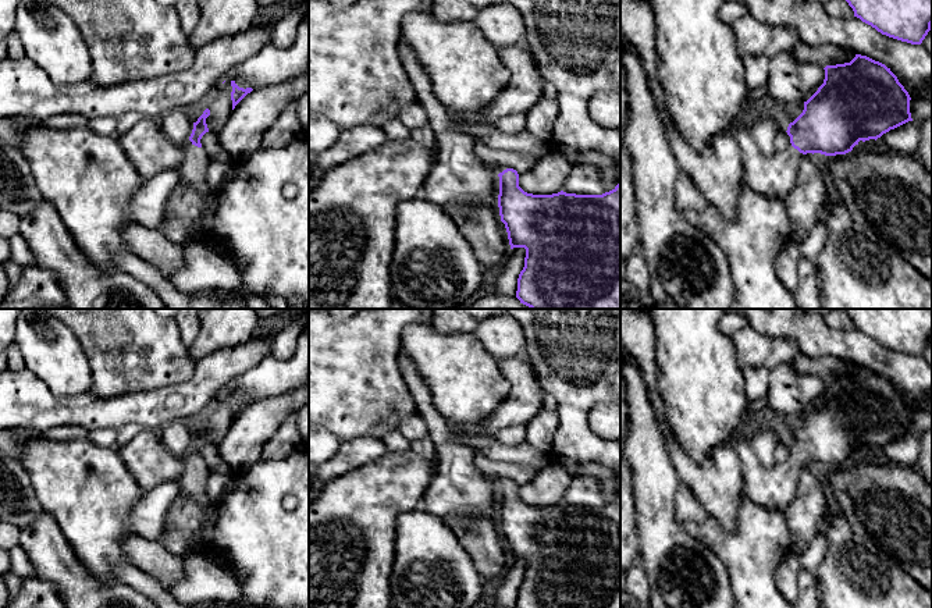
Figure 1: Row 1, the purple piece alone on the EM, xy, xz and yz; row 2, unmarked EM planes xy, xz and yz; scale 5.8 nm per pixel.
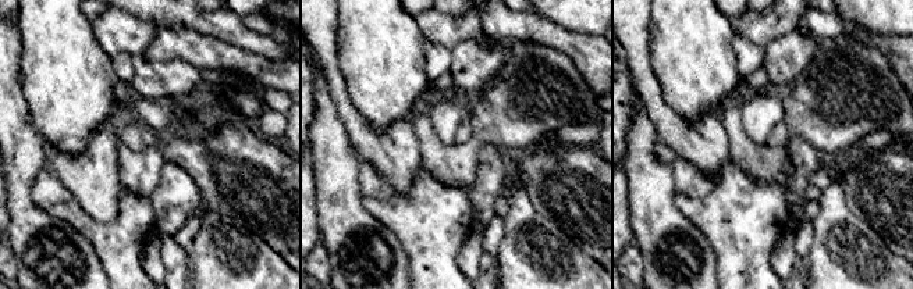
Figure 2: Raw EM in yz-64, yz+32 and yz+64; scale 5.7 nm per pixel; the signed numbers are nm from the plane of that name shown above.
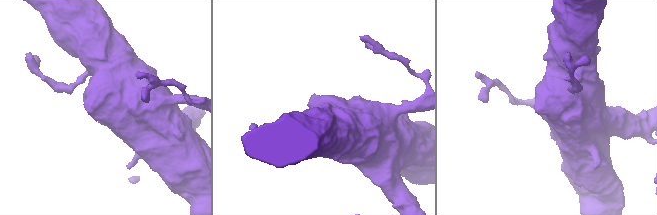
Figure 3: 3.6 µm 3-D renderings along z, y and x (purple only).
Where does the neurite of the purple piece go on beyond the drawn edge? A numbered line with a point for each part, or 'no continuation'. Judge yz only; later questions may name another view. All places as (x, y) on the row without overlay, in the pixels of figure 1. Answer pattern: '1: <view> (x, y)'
1: yz (774, 487)

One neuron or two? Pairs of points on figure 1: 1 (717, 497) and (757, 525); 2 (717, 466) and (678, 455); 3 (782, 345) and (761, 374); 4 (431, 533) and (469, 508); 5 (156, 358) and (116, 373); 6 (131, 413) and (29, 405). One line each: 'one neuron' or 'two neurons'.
1: two neurons
2: one neuron
3: two neurons
4: two neurons
5: one neuron
6: one neuron

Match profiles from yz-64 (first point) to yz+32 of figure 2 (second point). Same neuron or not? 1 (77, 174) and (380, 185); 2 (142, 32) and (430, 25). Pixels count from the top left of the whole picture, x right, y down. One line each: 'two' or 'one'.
1: two
2: one

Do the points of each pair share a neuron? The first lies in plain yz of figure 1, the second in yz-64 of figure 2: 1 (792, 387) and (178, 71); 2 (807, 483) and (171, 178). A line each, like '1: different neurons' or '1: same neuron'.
1: same neuron
2: same neuron

